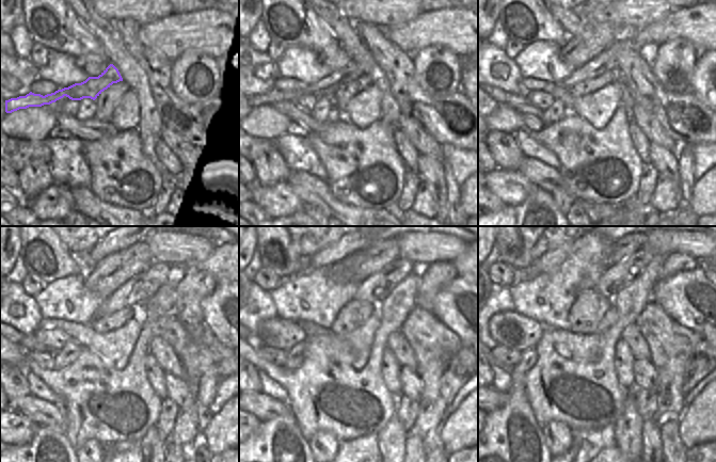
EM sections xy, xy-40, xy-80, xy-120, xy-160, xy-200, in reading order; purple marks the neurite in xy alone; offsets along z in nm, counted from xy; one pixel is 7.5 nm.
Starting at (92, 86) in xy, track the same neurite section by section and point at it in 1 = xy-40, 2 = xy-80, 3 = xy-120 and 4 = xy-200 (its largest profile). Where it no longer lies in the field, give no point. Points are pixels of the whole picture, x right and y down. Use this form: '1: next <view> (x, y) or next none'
1: next xy-40 (328, 86)
2: next xy-80 (605, 61)
3: next xy-120 (140, 288)
4: next xy-200 (615, 279)

